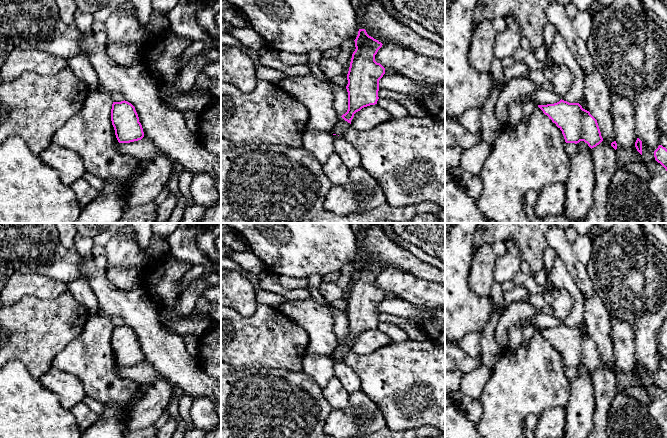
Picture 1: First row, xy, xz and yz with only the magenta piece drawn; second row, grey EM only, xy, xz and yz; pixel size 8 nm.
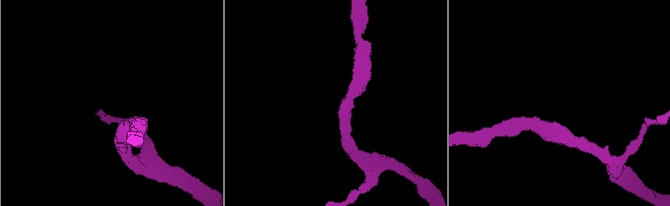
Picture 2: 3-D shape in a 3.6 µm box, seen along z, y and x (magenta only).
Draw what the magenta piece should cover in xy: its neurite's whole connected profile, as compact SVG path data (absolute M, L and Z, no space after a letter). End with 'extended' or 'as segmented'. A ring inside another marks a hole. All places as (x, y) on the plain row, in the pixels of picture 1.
M125 324L113 326L111 345L119 367L130 367L144 361L143 352L135 331Z; as segmented

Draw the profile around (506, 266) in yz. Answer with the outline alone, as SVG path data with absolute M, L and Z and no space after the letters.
M514 240L505 241L505 245L507 252L503 256L496 257L494 265L493 280L500 285L506 281L512 281L523 261Z

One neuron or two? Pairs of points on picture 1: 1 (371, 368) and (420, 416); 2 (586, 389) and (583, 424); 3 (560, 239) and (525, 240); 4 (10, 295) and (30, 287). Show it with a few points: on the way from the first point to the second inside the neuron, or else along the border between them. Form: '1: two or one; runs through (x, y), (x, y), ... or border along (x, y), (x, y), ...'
1: one; runs through (383, 379), (408, 404)
2: one; runs through (583, 398), (583, 415)
3: two; border along (544, 233), (544, 239), (548, 245)
4: one; runs through (15, 290), (18, 287), (25, 287)

